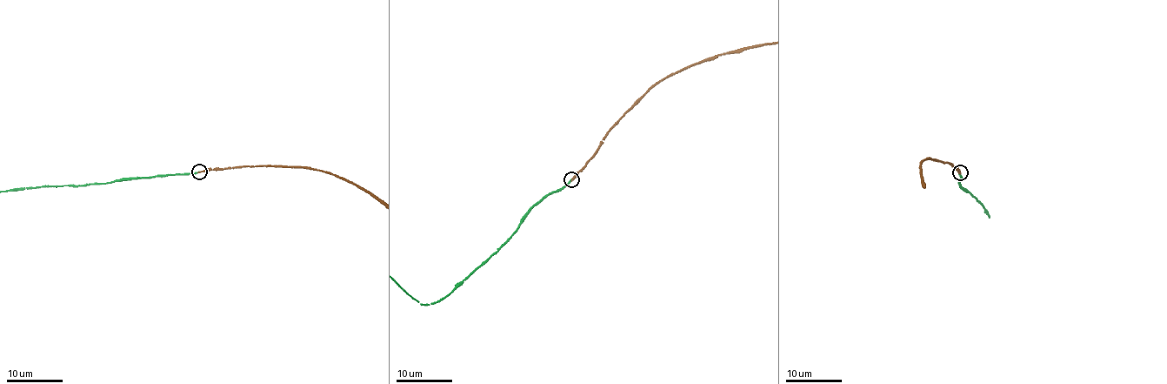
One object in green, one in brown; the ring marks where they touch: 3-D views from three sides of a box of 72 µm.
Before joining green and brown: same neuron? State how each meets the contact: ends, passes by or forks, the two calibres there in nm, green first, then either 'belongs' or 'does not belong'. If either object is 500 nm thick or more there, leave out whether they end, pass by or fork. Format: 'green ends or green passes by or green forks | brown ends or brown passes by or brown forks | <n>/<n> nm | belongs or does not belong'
green ends | brown ends | 180/240 nm | belongs

